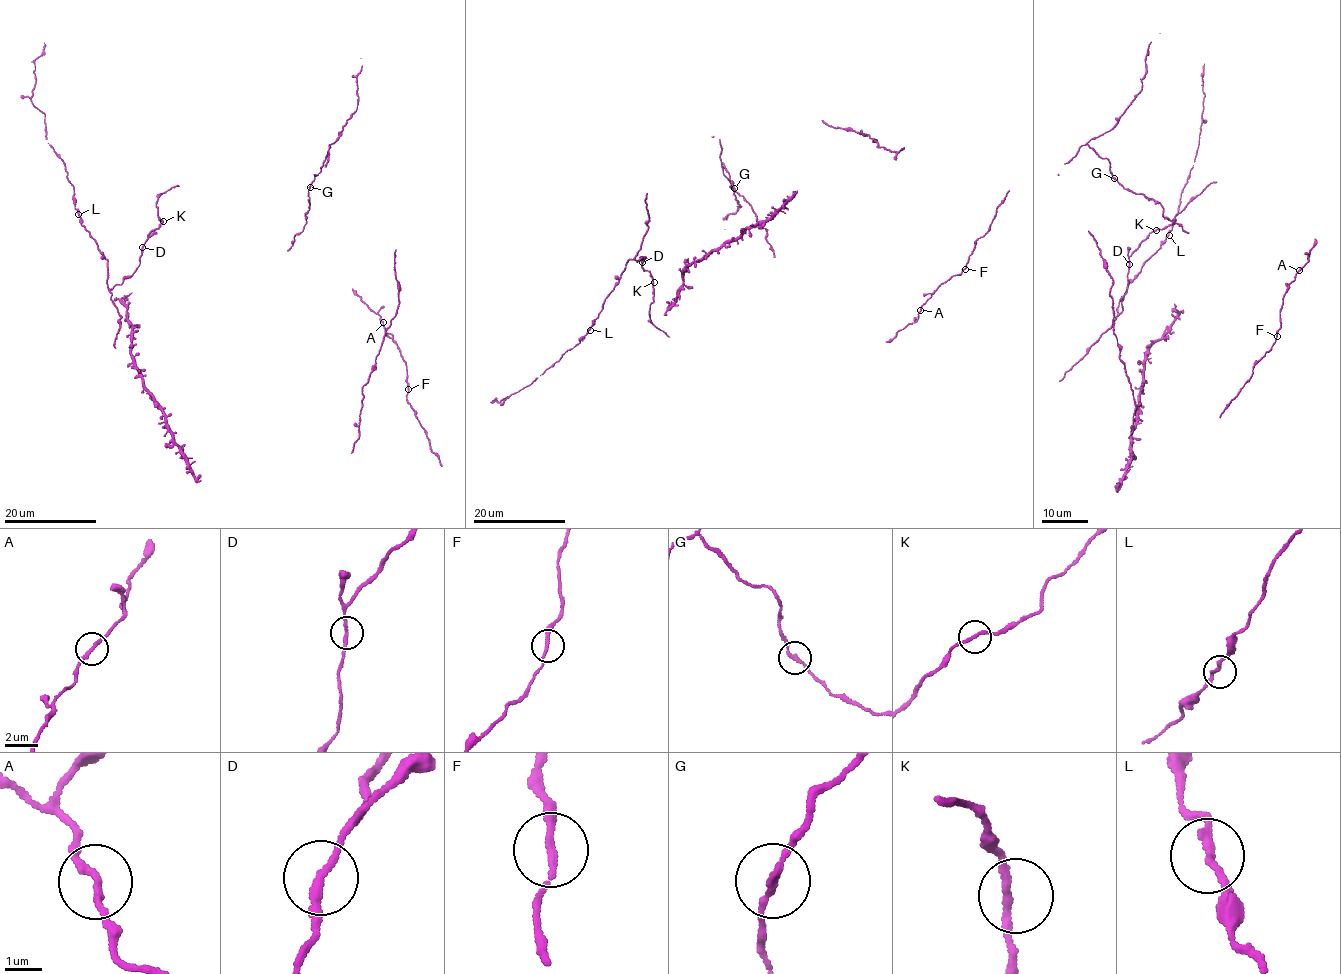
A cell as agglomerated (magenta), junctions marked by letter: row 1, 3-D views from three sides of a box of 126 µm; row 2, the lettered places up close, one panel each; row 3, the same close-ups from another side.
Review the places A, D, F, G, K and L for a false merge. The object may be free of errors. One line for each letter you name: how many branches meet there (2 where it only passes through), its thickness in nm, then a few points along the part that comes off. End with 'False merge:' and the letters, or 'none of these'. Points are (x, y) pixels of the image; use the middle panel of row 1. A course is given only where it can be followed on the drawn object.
False merge: none of these

